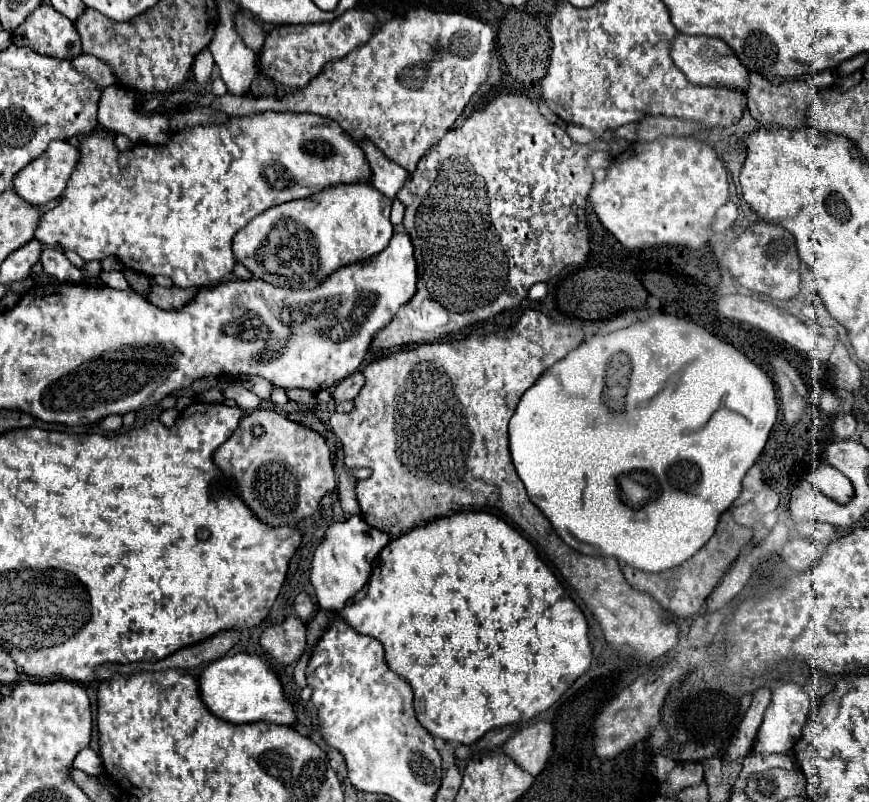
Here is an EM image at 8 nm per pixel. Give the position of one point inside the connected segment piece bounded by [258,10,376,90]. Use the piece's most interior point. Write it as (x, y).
(293, 54)

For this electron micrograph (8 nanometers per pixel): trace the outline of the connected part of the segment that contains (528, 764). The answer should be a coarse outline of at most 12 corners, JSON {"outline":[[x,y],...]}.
{"outline":[[536,722],[502,752],[538,776],[552,750],[552,726]]}

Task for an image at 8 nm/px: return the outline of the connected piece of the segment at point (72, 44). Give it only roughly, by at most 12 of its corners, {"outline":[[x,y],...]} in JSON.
{"outline":[[40,4],[18,30],[16,46],[72,60],[82,54],[76,26]]}

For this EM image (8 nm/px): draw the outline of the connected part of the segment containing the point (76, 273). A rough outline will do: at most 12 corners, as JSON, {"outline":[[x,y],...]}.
{"outline":[[44,248],[40,262],[60,282],[80,284],[74,268],[58,248]]}

